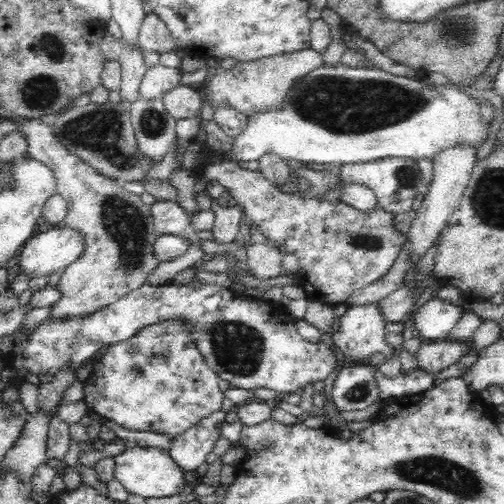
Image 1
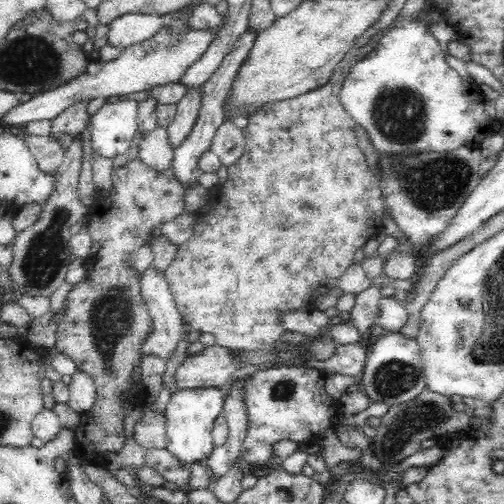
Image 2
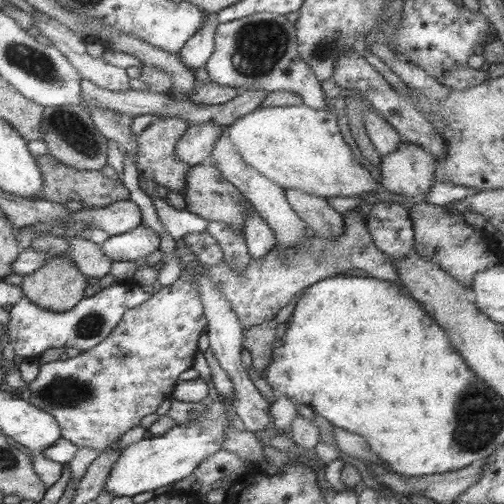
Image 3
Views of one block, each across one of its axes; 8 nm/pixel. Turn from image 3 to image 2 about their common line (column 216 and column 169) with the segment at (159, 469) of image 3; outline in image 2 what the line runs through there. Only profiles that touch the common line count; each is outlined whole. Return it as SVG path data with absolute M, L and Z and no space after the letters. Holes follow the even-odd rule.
M200 388L200 390L186 390L176 392L166 408L166 452L172 454L180 464L196 466L208 460L212 450L216 448L212 432L214 420L224 410L222 390L216 388Z

